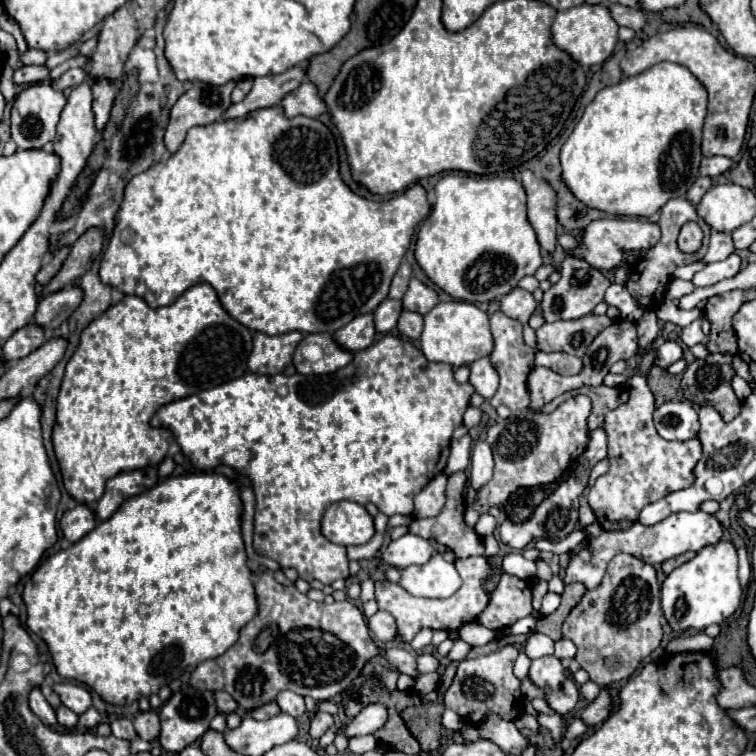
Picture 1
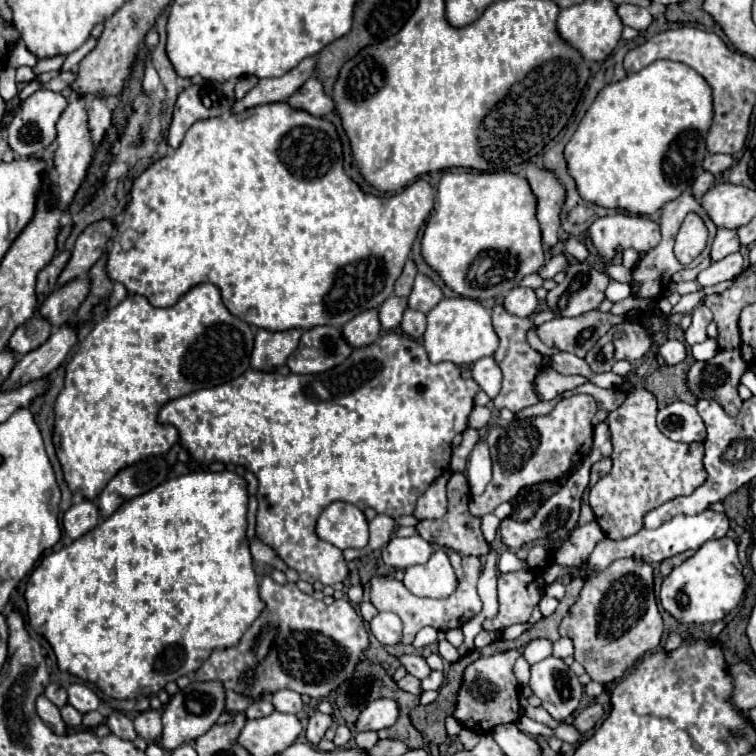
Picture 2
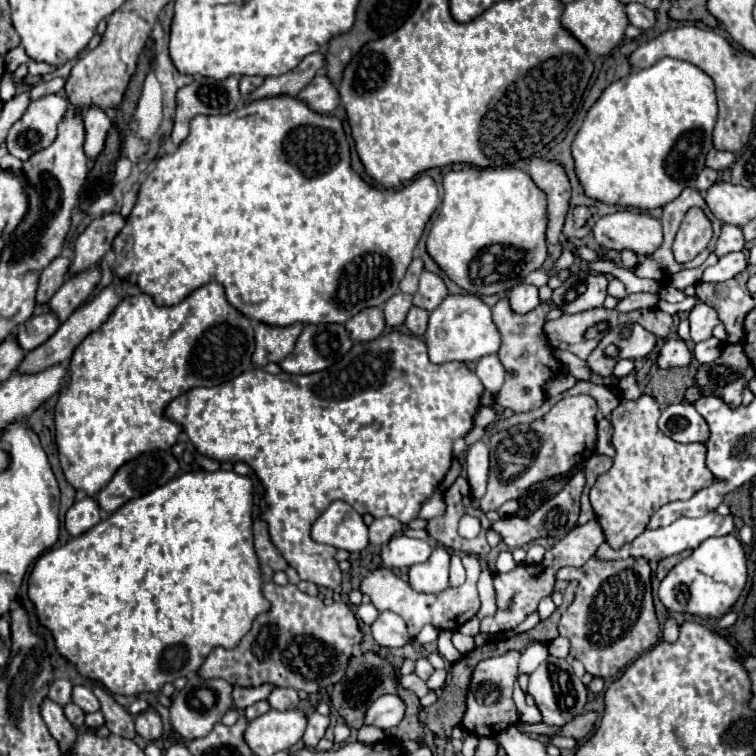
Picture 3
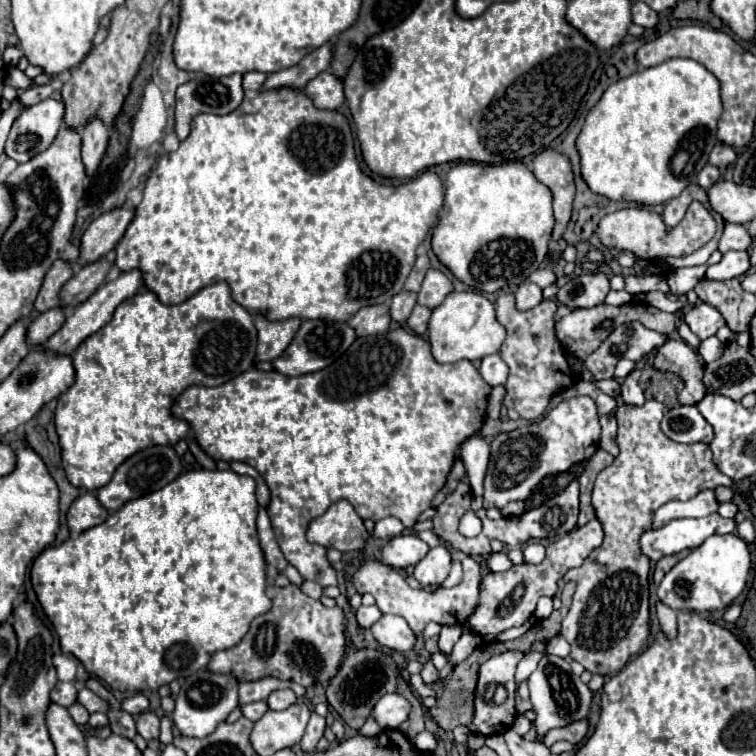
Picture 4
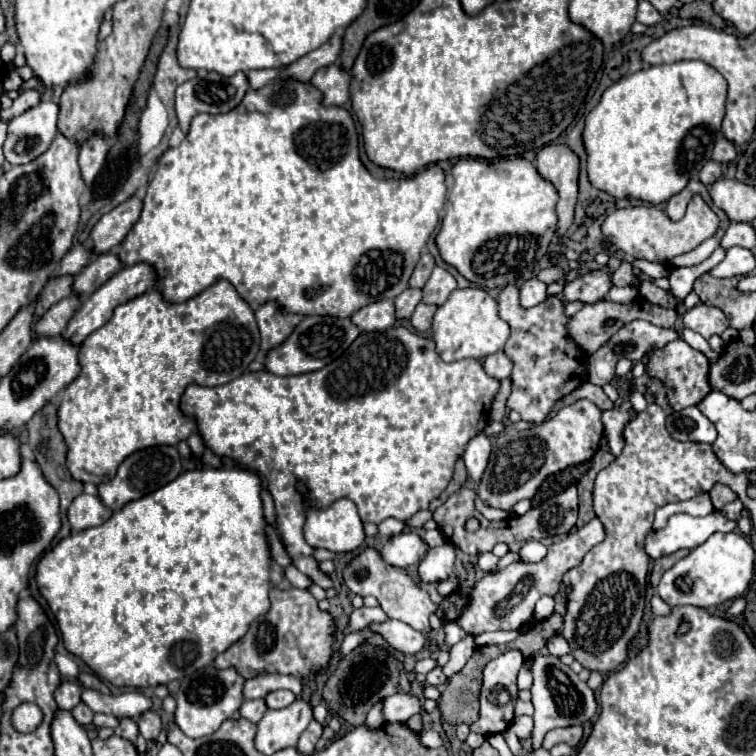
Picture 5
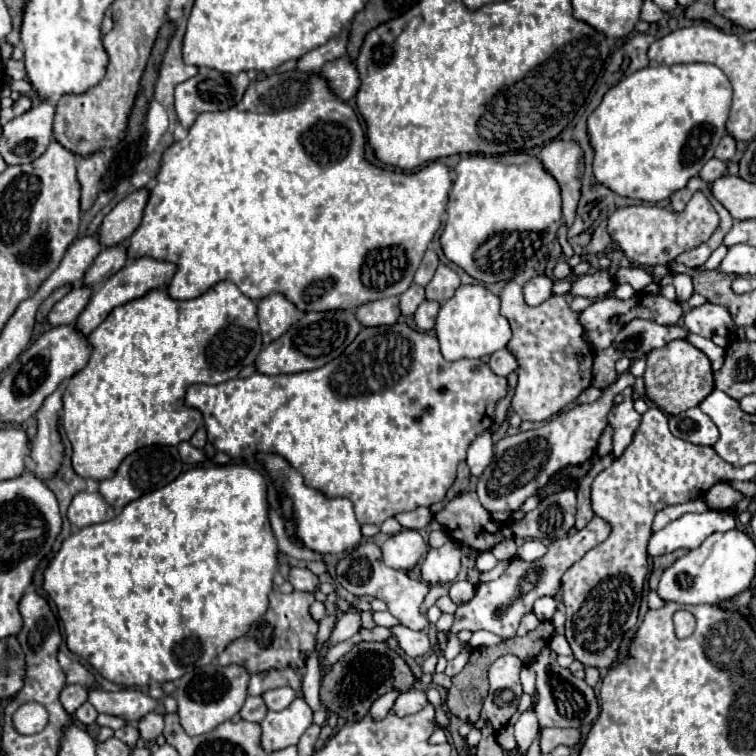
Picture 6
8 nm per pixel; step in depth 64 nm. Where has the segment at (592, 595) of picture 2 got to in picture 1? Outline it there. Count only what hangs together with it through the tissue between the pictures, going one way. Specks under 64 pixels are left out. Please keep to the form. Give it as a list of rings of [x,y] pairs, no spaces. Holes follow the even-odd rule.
[[[622,552],[611,561],[615,563],[606,570],[602,584],[584,594],[562,626],[564,638],[570,638],[578,648],[576,660],[598,686],[628,680],[662,640],[660,584],[656,580],[656,570],[650,568],[650,564],[644,568],[642,560]]]

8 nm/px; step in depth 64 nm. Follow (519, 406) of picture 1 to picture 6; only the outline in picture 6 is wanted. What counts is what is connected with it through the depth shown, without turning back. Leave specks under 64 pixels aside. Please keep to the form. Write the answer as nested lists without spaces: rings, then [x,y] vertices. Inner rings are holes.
[[[508,282],[500,292],[500,302],[500,314],[512,326],[512,338],[506,348],[518,360],[518,386],[512,398],[512,410],[522,420],[544,422],[590,386],[594,350],[584,340],[578,314],[568,308],[564,296],[550,296],[544,304],[532,308],[522,298],[522,286]]]

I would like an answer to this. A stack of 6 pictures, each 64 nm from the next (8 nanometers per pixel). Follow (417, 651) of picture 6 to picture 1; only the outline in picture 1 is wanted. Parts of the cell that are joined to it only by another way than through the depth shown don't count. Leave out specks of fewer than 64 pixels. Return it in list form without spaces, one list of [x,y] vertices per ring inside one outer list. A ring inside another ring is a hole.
[[[378,610],[374,616],[368,618],[368,628],[374,634],[374,638],[382,642],[390,642],[398,636],[396,620],[388,612],[382,612],[382,610]]]

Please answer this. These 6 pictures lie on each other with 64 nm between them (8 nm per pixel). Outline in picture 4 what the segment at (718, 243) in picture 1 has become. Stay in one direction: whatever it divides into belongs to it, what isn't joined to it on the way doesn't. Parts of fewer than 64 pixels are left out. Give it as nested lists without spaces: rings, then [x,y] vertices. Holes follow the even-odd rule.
[[[726,224],[724,232],[722,232],[722,238],[720,238],[720,244],[718,244],[718,250],[722,254],[726,254],[728,250],[746,250],[750,246],[750,242],[752,242],[752,238],[748,236],[744,226]]]

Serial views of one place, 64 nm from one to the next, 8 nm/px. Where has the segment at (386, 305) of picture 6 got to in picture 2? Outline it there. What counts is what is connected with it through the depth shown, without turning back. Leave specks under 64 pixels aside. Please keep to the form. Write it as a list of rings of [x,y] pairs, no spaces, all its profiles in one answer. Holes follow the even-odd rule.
[[[376,310],[360,312],[342,328],[342,336],[344,336],[344,340],[348,340],[348,344],[352,348],[372,344],[378,338],[378,334],[380,334],[380,322],[378,322]]]

